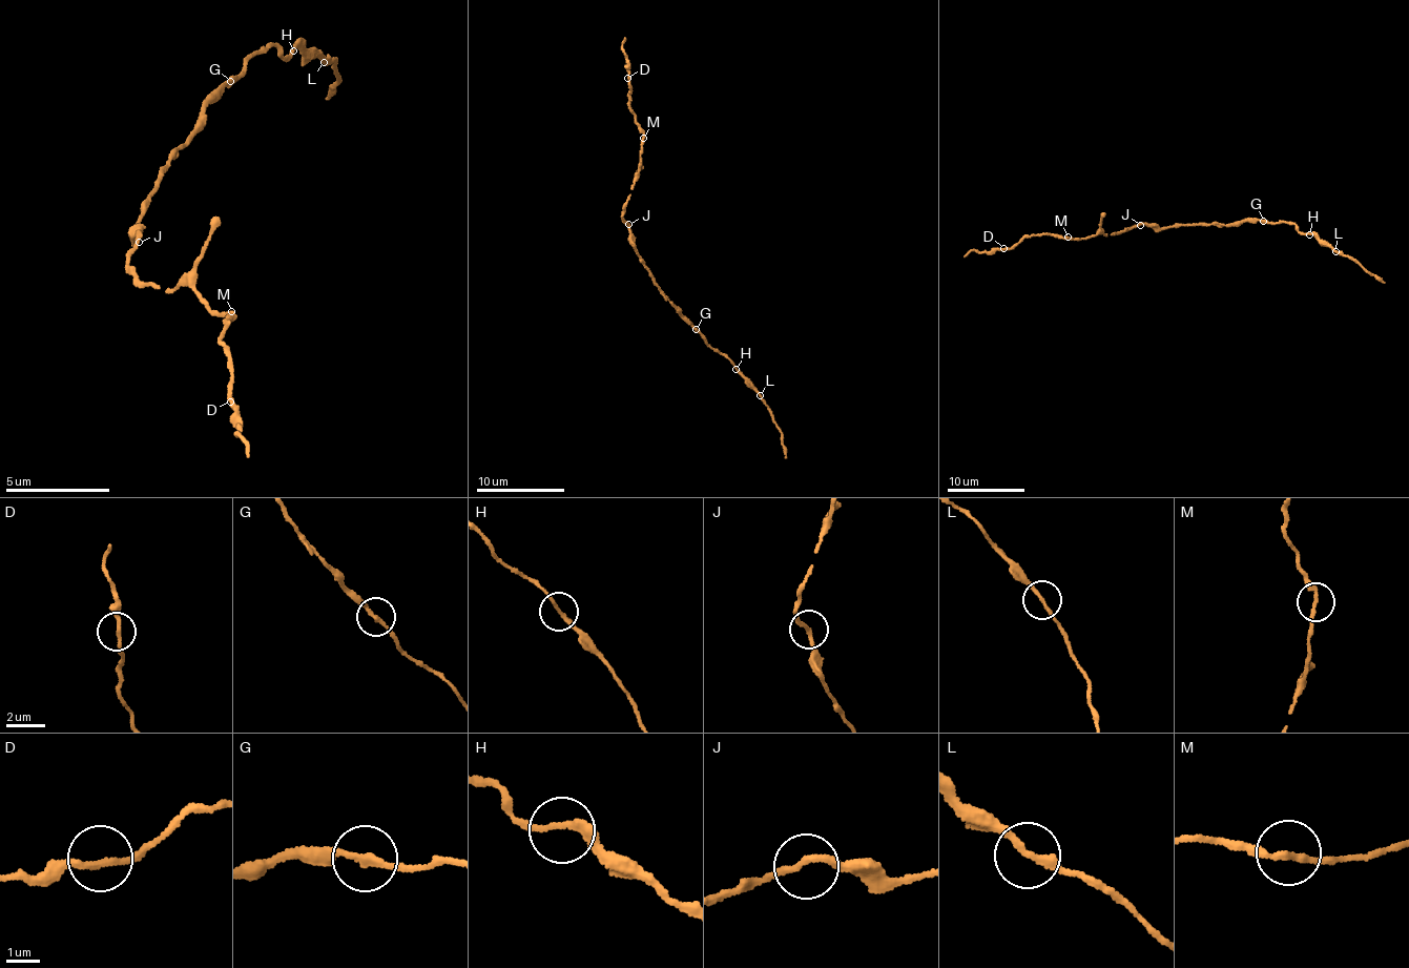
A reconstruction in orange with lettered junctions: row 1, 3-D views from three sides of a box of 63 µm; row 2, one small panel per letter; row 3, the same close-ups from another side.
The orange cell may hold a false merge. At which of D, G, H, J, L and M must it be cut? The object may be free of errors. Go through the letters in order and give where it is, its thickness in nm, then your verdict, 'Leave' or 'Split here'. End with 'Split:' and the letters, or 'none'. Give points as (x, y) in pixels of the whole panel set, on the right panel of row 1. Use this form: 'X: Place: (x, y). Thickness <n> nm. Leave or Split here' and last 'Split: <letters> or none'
D: Place: (1003, 248). Thickness 200 nm. Leave
G: Place: (1263, 221). Thickness 220 nm. Leave
H: Place: (1309, 234). Thickness 200 nm. Leave
J: Place: (1140, 225). Thickness 200 nm. Leave
L: Place: (1335, 251). Thickness 200 nm. Split here
M: Place: (1068, 237). Thickness 200 nm. Leave
Split: L

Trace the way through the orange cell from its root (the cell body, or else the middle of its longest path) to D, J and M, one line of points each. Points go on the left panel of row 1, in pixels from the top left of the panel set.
D: (145, 209), (126, 268), (164, 293), (185, 285), (216, 316), (236, 318), (222, 341), (234, 367), (230, 402)
J: (145, 209), (135, 233), (139, 240), (143, 235), (139, 242)
M: (145, 209), (126, 268), (130, 273), (141, 284), (164, 293), (185, 285), (216, 316), (231, 311)

